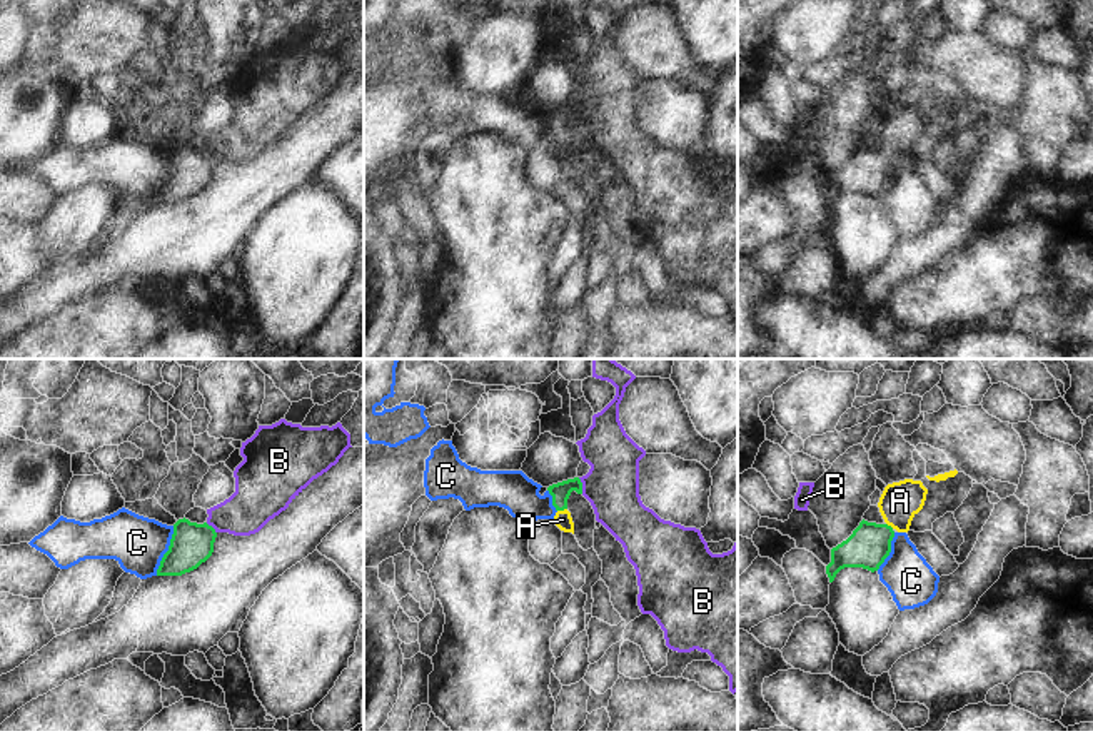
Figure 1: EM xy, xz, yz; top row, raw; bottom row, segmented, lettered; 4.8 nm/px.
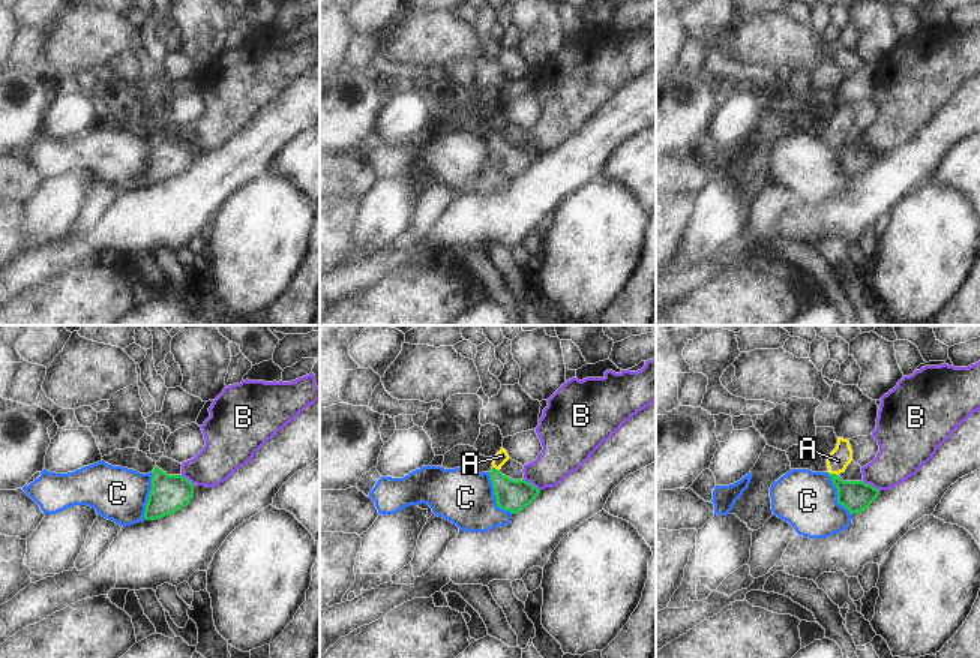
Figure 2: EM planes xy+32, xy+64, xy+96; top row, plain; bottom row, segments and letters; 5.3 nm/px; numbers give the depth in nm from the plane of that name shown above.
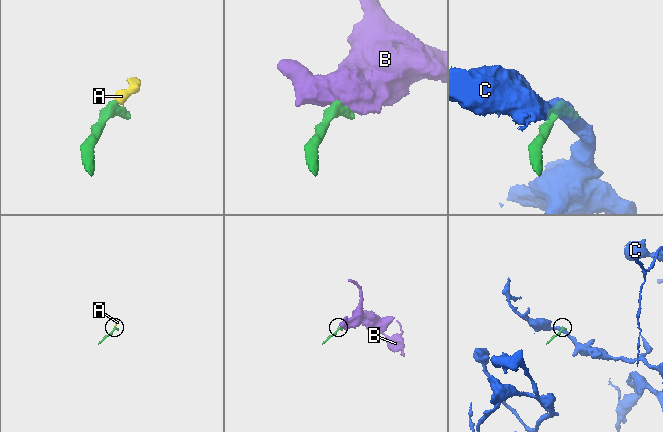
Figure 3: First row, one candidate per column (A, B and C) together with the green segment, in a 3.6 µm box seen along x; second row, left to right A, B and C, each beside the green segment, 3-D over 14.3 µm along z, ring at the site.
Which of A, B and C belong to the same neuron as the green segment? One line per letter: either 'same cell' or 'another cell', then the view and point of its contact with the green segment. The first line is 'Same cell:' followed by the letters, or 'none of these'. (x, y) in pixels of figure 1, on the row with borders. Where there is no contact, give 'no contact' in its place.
Same cell: A
A: same cell; contact xz (561, 509)
B: another cell; contact xz (581, 486)
C: another cell; contact xy (167, 551)

